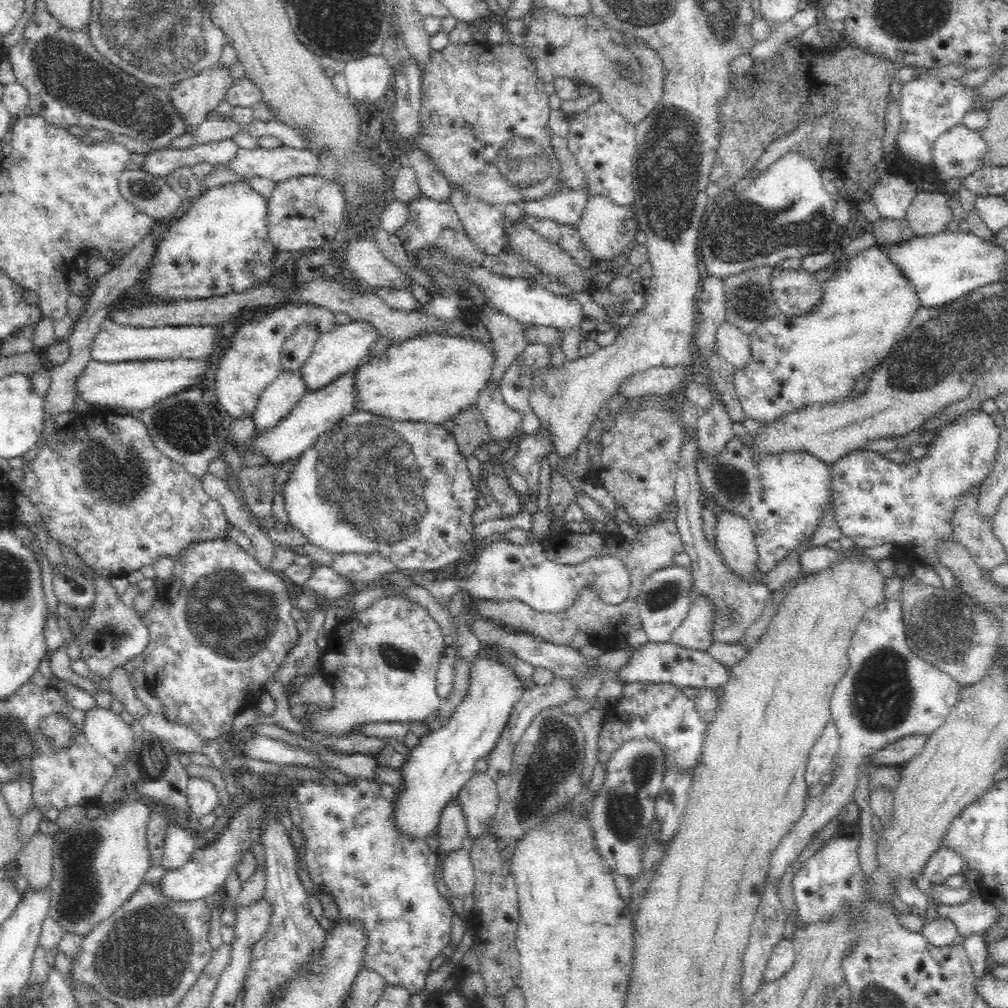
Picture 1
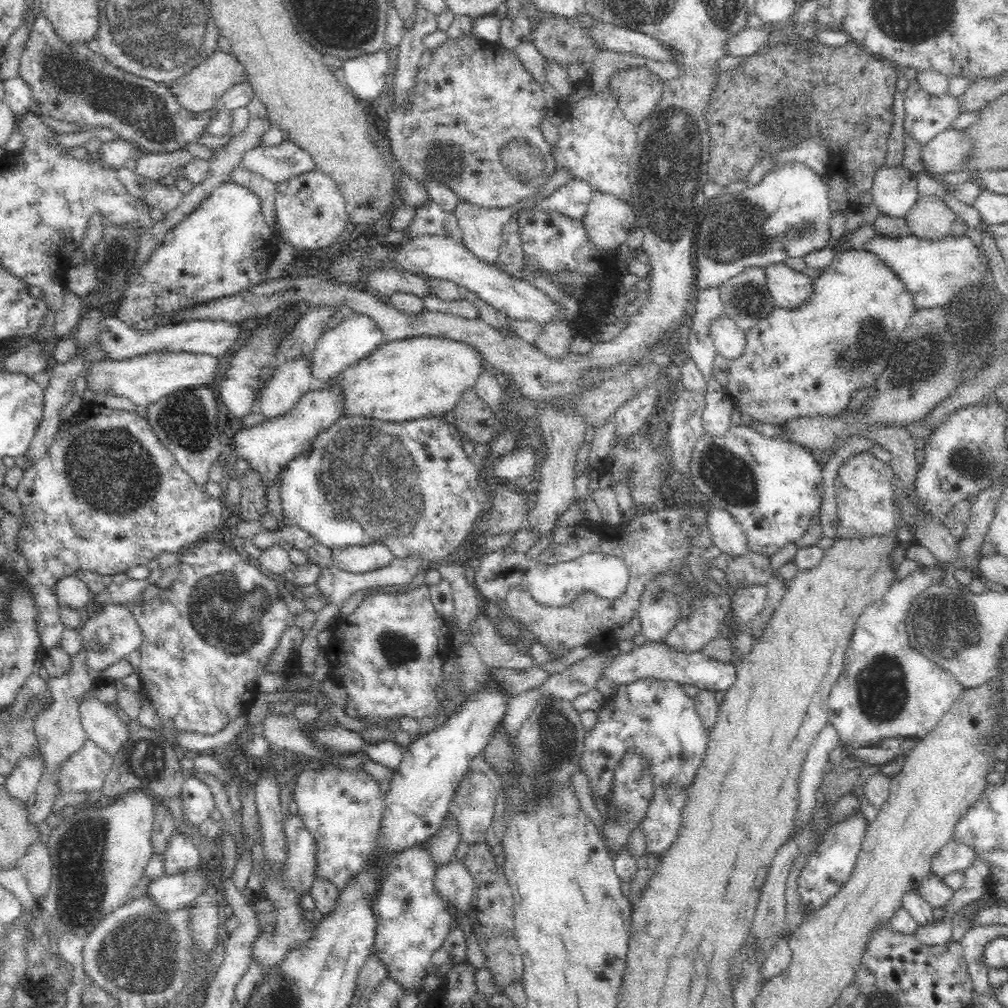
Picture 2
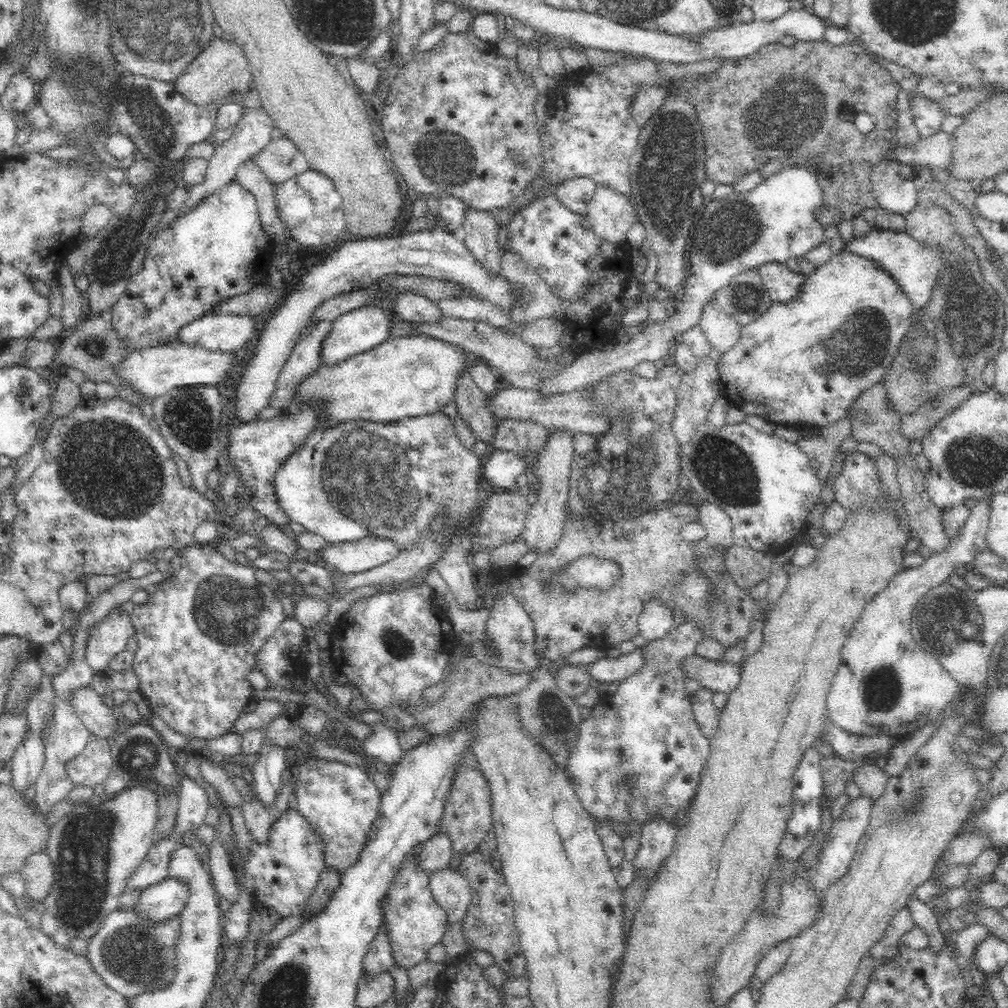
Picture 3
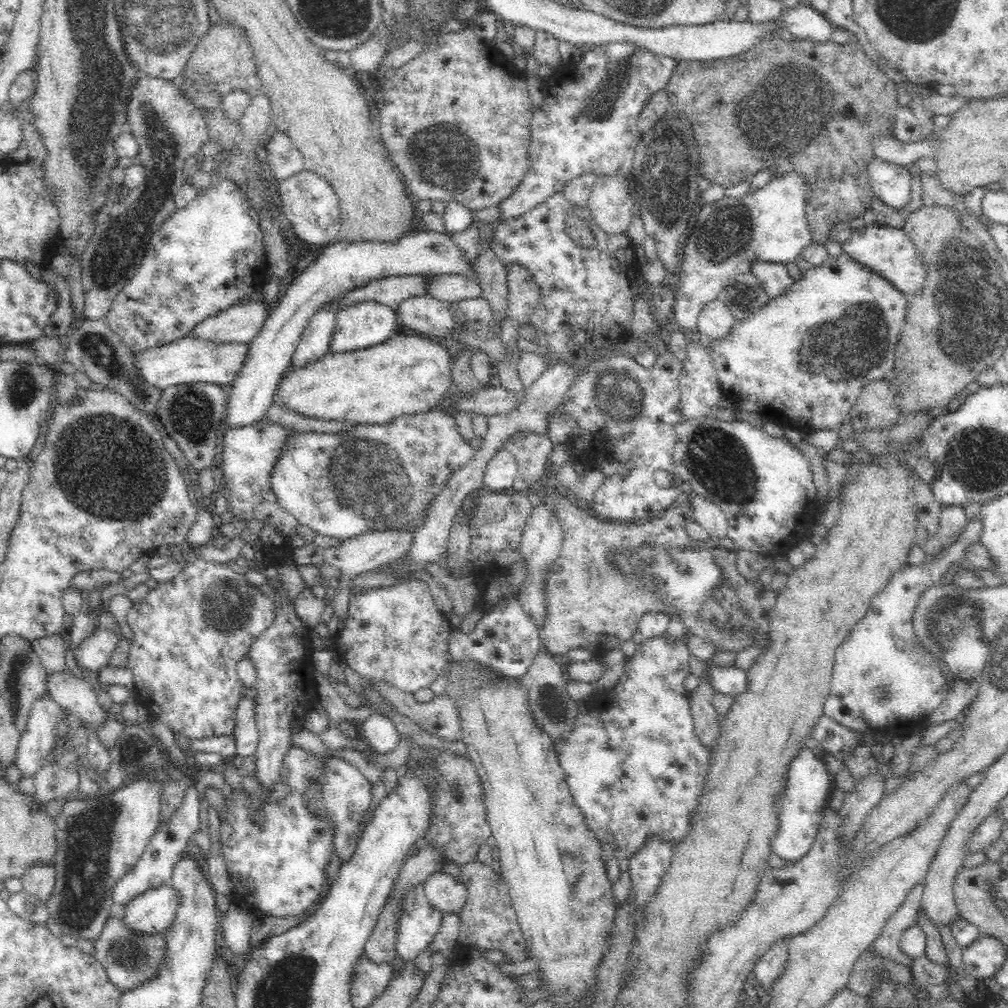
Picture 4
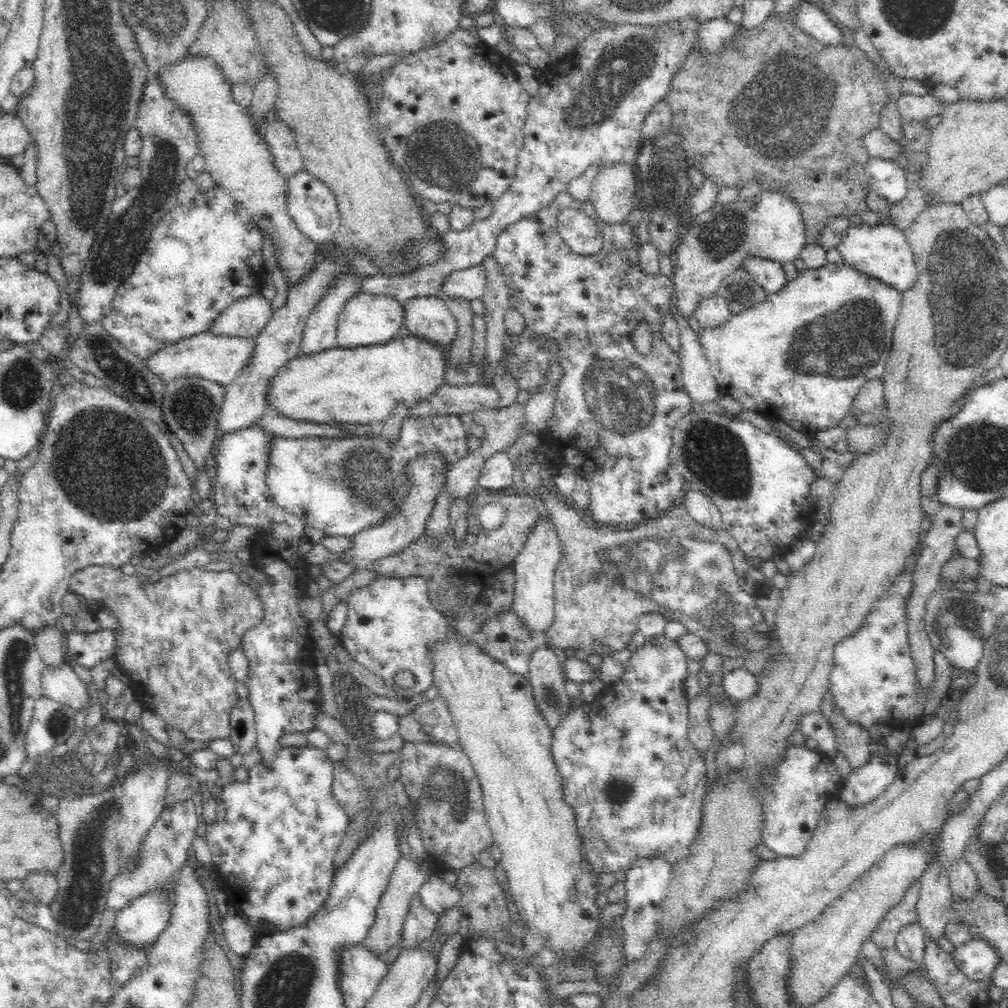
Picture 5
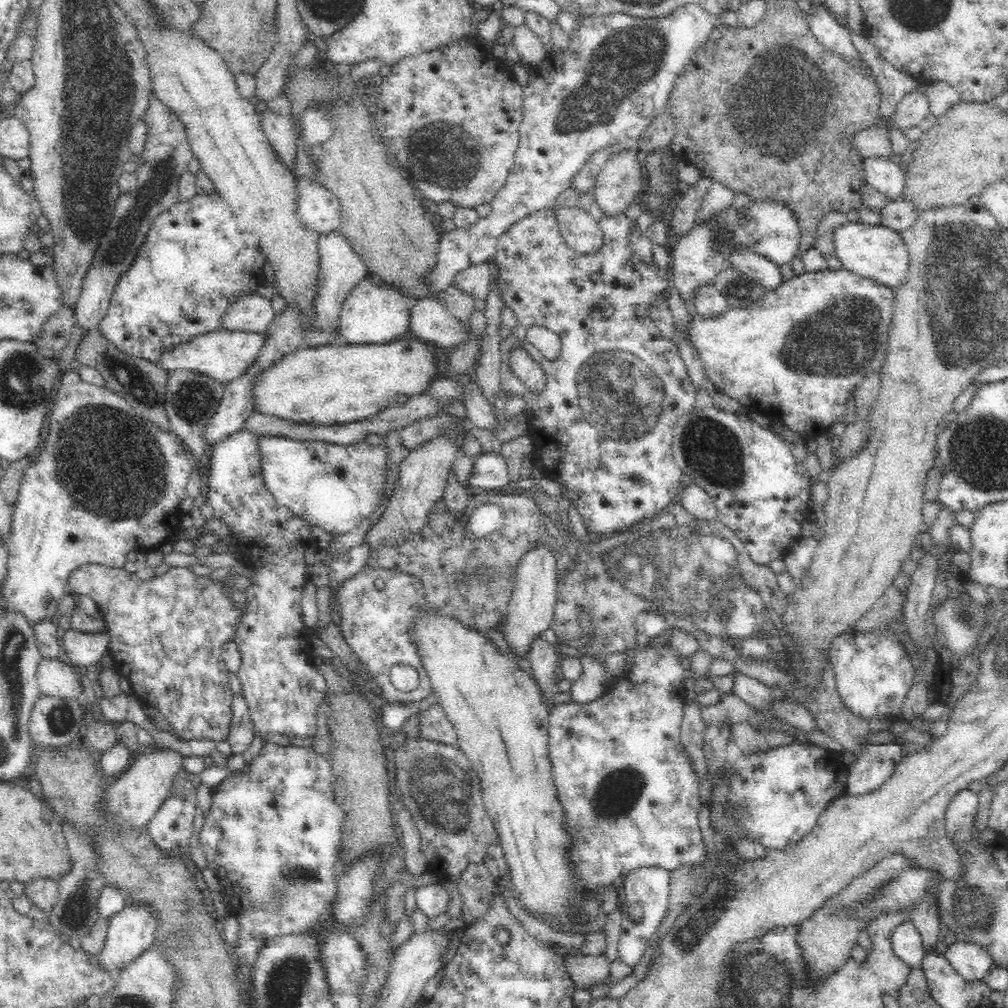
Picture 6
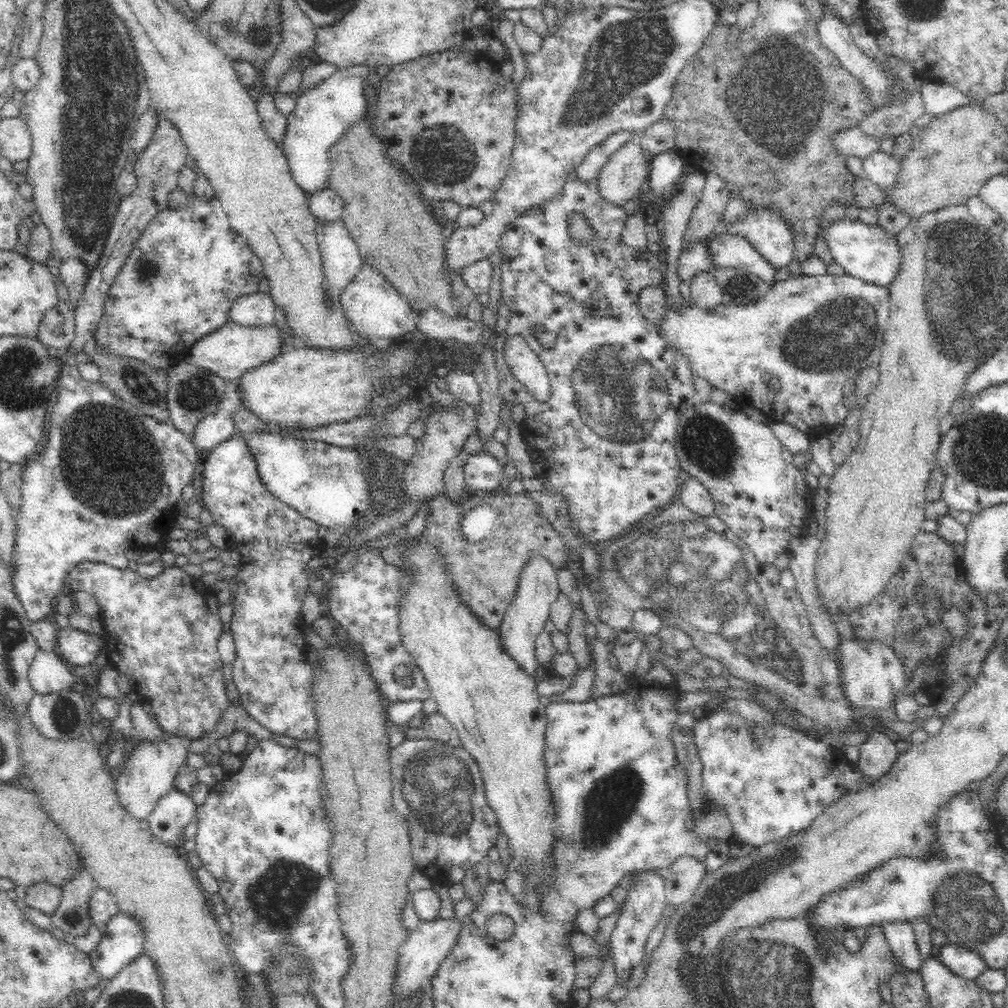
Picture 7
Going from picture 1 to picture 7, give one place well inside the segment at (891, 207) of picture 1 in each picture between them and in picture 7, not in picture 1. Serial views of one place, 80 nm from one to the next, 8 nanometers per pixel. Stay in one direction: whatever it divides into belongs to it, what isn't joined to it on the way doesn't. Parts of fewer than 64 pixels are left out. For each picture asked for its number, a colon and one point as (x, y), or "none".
2: (894, 191)
3: (894, 186)
4: (892, 183)
5: (887, 178)
6: (887, 176)
7: (882, 168)

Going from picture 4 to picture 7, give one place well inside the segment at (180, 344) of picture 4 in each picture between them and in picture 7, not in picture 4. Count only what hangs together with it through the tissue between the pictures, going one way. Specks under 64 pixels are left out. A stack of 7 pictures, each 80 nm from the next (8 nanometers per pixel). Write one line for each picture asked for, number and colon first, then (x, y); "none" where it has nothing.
5: (219, 357)
6: (225, 354)
7: (230, 351)

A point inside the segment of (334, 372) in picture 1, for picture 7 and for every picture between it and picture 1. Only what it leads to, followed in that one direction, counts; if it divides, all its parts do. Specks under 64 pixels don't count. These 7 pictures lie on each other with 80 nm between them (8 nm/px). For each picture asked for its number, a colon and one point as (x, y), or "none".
2: (355, 335)
3: (360, 329)
4: (359, 325)
5: (367, 318)
6: (371, 312)
7: (377, 309)

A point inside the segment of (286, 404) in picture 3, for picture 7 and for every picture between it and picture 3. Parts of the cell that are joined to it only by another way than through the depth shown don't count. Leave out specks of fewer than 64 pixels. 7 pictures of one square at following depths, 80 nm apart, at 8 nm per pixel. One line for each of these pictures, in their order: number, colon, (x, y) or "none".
4: (315, 341)
5: (320, 332)
6: (341, 268)
7: (338, 249)

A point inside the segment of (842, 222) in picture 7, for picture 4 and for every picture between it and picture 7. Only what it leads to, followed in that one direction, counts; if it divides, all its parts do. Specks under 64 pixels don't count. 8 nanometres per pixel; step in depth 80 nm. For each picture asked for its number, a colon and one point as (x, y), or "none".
4: (887, 251)
5: (881, 251)
6: (875, 252)

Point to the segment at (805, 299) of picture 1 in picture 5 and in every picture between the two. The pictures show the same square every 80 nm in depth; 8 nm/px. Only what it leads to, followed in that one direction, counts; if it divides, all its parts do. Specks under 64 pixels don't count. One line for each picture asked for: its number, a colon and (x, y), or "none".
2: (788, 287)
3: (781, 283)
4: (774, 278)
5: (768, 274)

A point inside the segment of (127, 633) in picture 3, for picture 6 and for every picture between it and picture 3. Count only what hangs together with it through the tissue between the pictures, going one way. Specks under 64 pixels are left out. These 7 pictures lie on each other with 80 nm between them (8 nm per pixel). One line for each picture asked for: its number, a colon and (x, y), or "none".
4: (94, 652)
5: (87, 649)
6: (82, 649)

